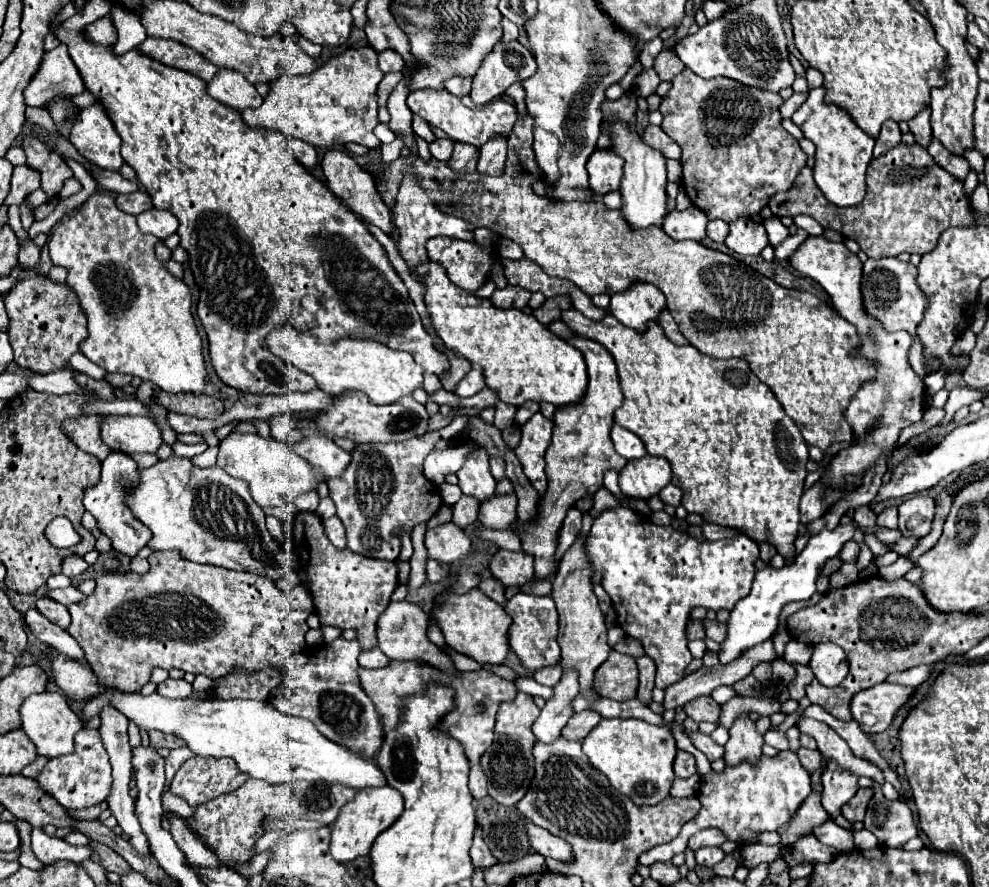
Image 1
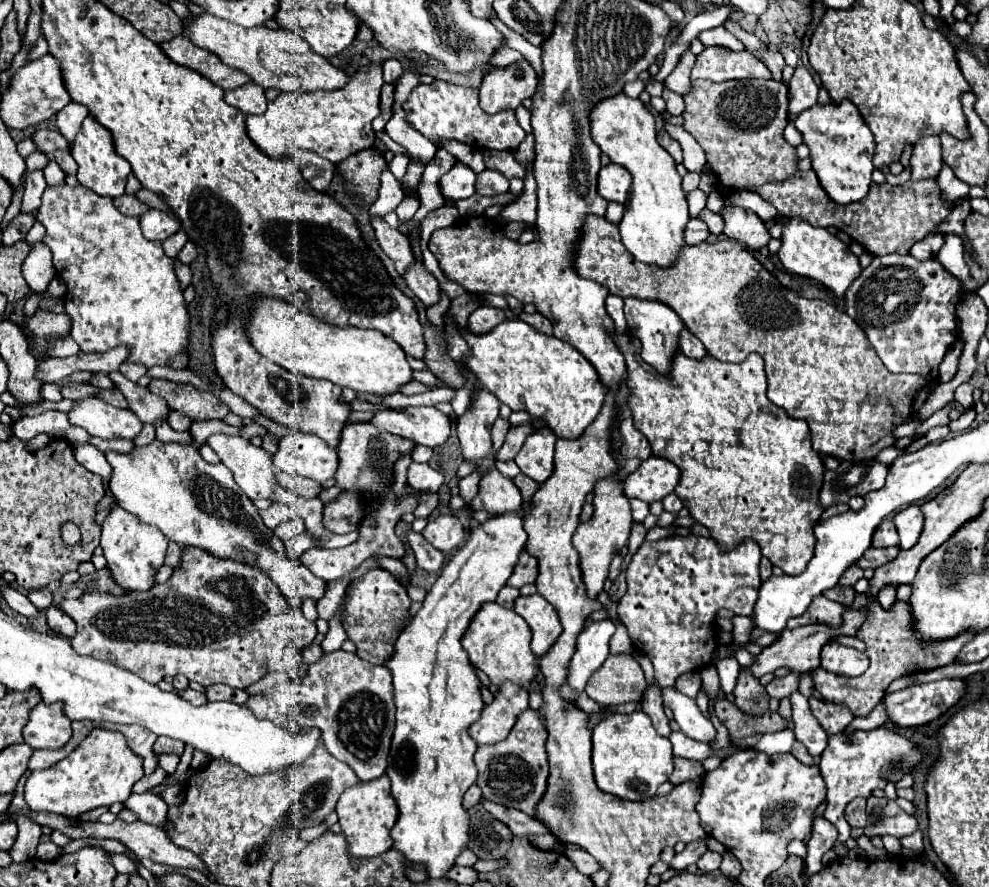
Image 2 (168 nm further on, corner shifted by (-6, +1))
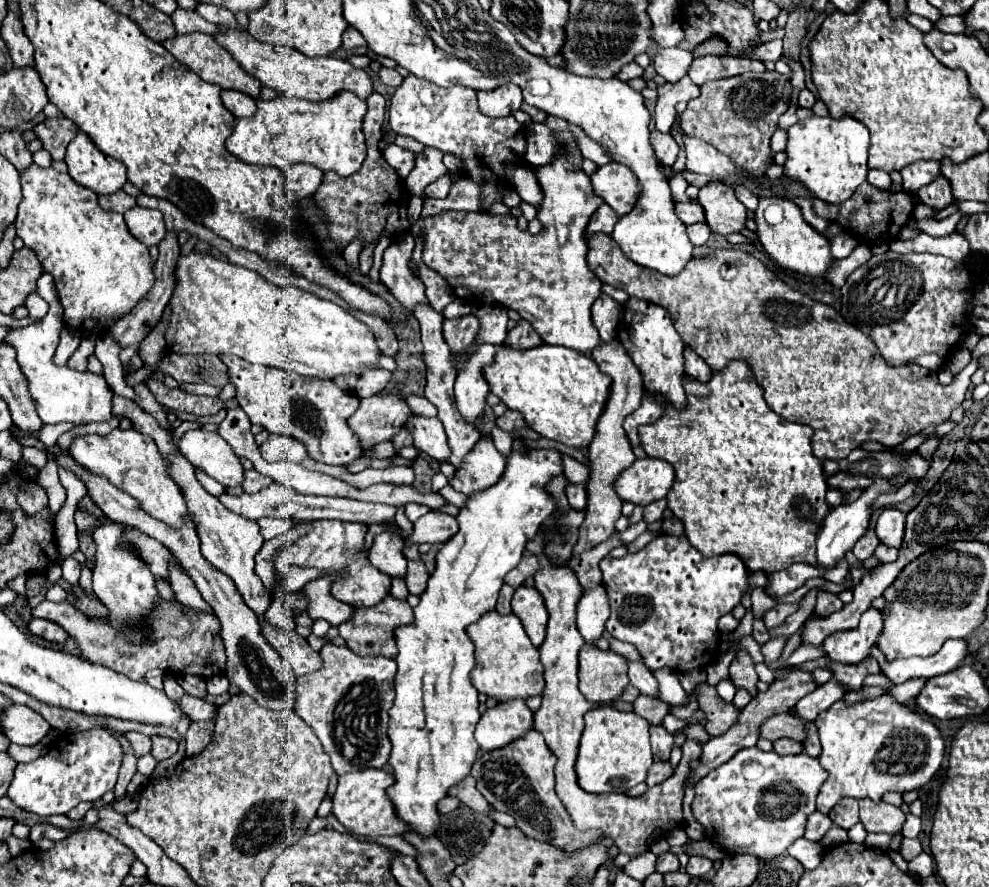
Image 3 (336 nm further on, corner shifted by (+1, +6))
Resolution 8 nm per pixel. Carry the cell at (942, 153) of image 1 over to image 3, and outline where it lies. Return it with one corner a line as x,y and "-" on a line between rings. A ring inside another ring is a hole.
938,174
938,178
934,178
928,186
922,186
918,190
918,196
924,204
942,210
946,206
952,204
952,186
948,186
948,178
944,178
944,174

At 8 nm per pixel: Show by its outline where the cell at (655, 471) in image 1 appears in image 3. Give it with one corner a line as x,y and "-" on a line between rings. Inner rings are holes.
646,456
626,468
618,476
614,488
622,500
632,502
636,506
646,506
654,500
666,498
672,482
674,468
664,460

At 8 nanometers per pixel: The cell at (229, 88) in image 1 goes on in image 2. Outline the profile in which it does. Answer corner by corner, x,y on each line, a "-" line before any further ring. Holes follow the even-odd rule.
247,83
239,89
227,91
225,101
231,107
235,107
235,109
247,113
247,115
261,115
267,109
267,99
265,99
263,87
259,87
255,83

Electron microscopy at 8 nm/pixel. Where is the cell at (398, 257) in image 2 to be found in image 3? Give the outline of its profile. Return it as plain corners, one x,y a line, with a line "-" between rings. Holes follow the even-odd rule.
404,234
402,240
392,242
382,256
380,280
390,288
398,302
402,302
408,310
414,310
418,302
426,302
424,284
418,276
414,276
410,268
410,254
414,248
414,236

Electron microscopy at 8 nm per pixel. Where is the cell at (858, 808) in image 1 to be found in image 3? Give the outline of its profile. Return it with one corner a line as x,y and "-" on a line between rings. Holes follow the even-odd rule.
844,798
832,808
832,812
828,816
836,826
850,830
854,824
860,822
858,820
858,802
852,798

